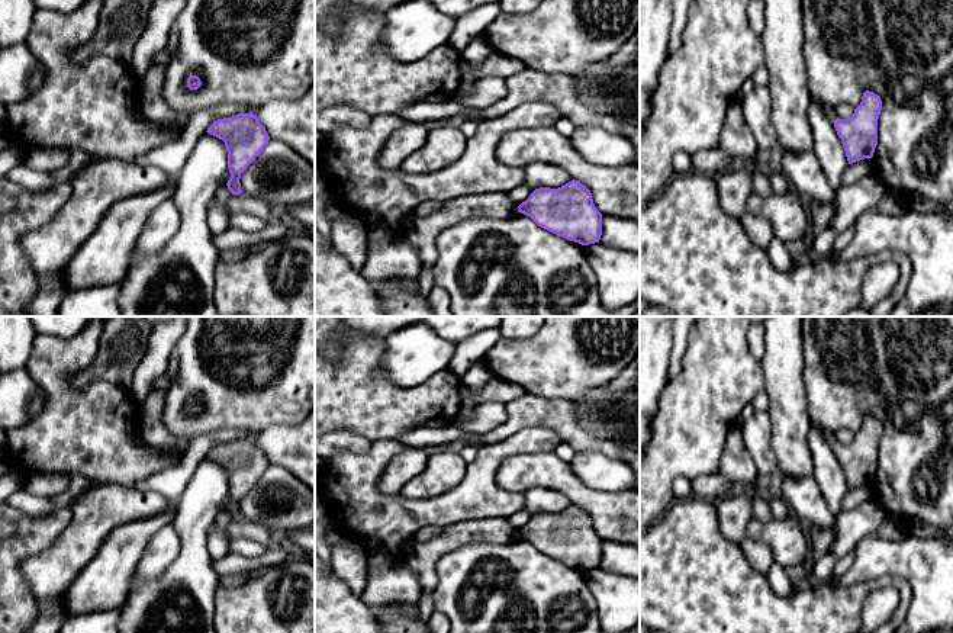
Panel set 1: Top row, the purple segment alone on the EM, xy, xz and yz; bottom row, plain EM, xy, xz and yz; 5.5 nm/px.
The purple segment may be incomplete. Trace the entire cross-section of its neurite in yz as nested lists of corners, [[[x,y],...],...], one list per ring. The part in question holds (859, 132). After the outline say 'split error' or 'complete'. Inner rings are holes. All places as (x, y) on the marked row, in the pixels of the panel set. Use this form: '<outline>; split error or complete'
[[[869,90],[863,93],[860,105],[847,119],[840,119],[834,107],[825,105],[825,113],[834,123],[849,164],[873,157],[878,145],[878,119],[880,110],[880,97]]]; split error

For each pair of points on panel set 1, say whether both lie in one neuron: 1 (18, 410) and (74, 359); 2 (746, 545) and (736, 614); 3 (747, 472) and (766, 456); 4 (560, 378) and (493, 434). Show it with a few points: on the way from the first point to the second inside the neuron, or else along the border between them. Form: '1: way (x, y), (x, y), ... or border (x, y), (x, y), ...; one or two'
1: border (25, 368), (44, 395), (42, 408), (28, 421); two
2: border (739, 545), (743, 556), (765, 575); two
3: border (741, 434), (741, 442), (760, 474); two
4: border (525, 392), (547, 399), (573, 401); two

